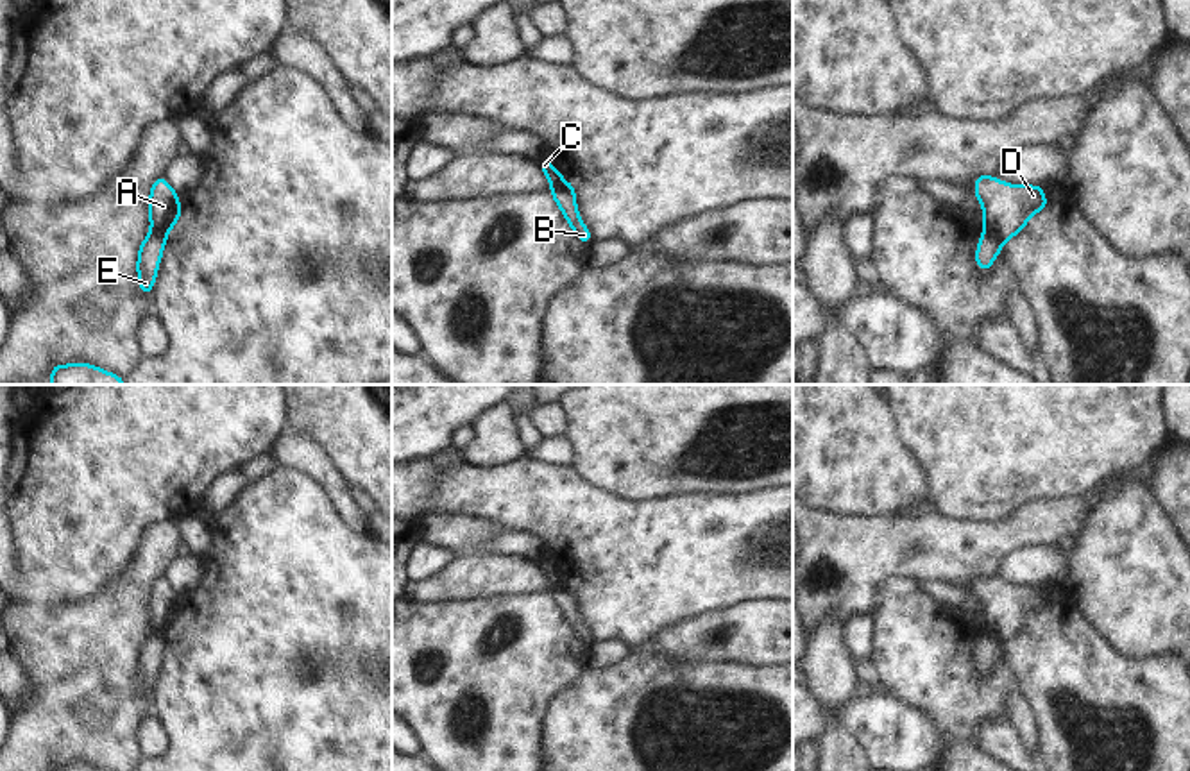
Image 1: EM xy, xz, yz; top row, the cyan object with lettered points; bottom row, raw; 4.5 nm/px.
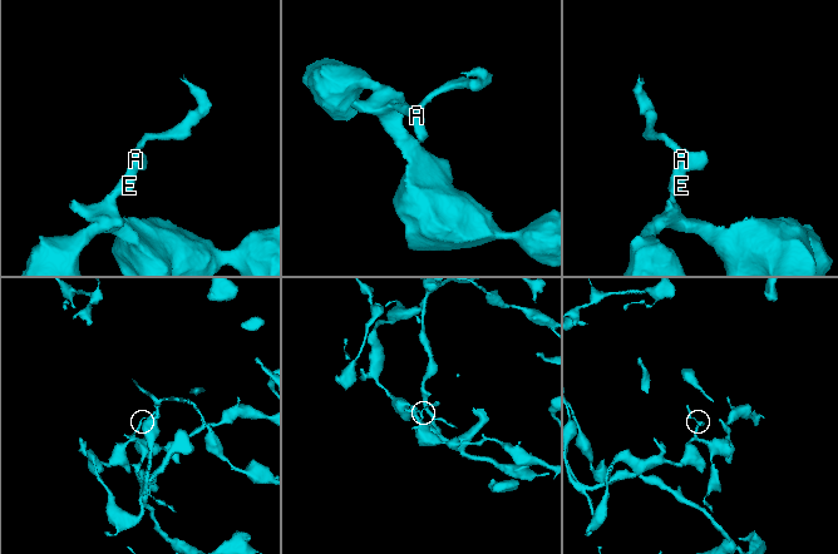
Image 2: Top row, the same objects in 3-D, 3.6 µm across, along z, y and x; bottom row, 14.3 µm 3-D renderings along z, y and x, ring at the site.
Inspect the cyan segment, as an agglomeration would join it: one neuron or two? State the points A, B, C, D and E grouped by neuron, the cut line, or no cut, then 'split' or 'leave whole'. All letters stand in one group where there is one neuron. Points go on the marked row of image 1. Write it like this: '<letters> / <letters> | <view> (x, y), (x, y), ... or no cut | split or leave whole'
A B D / C E | yz (985, 228), (1002, 244) | split

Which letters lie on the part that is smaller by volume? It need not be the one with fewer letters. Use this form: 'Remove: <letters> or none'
Remove: A, B, D

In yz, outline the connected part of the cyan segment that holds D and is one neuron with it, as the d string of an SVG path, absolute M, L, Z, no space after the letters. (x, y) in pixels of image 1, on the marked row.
M986 174L975 175L973 195L984 213L984 229L1002 243L1025 231L1029 218L1049 208L1043 186L1011 184Z

